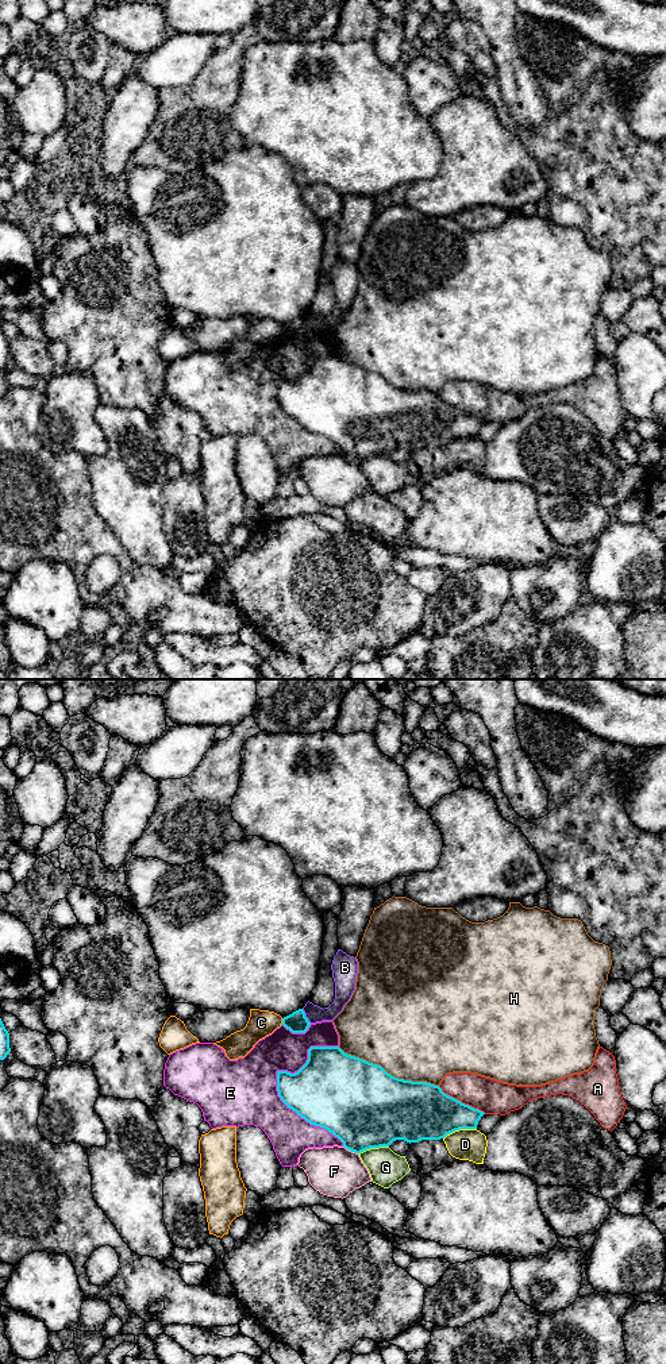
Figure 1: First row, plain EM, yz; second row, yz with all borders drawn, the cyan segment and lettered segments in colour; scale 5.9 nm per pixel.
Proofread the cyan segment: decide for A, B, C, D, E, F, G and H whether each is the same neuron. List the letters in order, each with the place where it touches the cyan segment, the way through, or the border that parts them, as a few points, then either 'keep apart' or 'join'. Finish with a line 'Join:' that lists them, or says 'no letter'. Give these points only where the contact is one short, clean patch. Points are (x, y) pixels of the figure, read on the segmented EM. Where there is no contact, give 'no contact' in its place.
A: contact yz (461, 1102); keep apart
B: contact yz (304, 1016); border yz (301, 1009), (311, 1022); keep apart
C: contact yz (283, 1021); keep apart
D: contact yz (459, 1128); keep apart
E: contact yz (278, 1095); keep apart
F: contact yz (350, 1149); keep apart
G: contact yz (373, 1147); keep apart
H: contact yz (387, 1072); keep apart
Join: no letter

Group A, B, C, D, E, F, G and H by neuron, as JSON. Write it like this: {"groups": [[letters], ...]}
{"groups": [["A"], ["B"], ["C"], ["D"], ["E"], ["F"], ["G"], ["H"]]}

